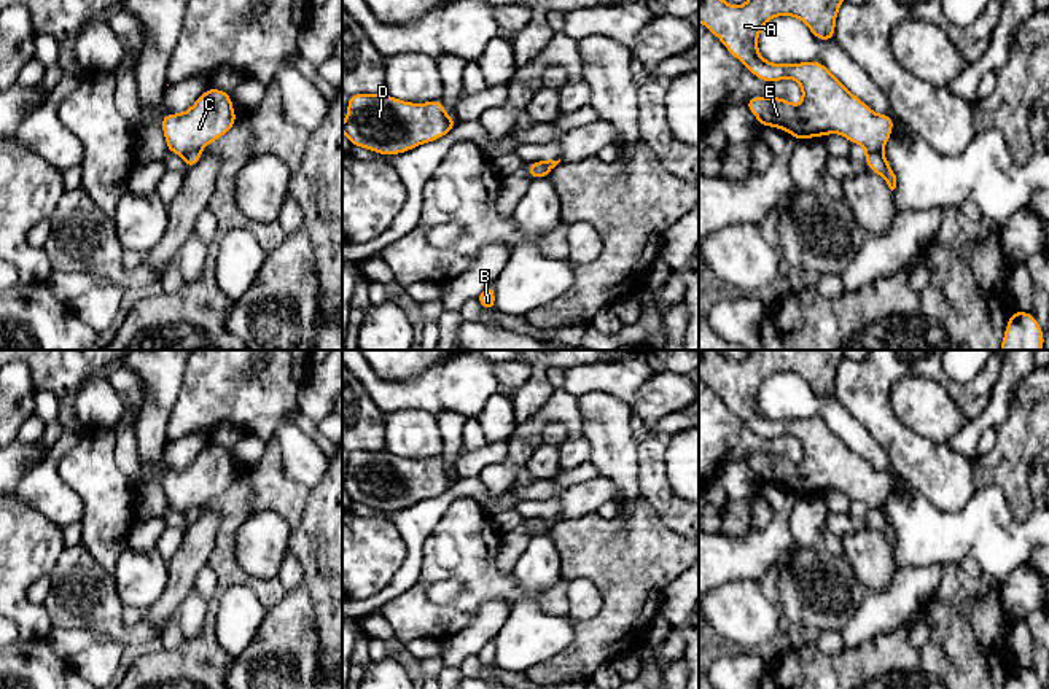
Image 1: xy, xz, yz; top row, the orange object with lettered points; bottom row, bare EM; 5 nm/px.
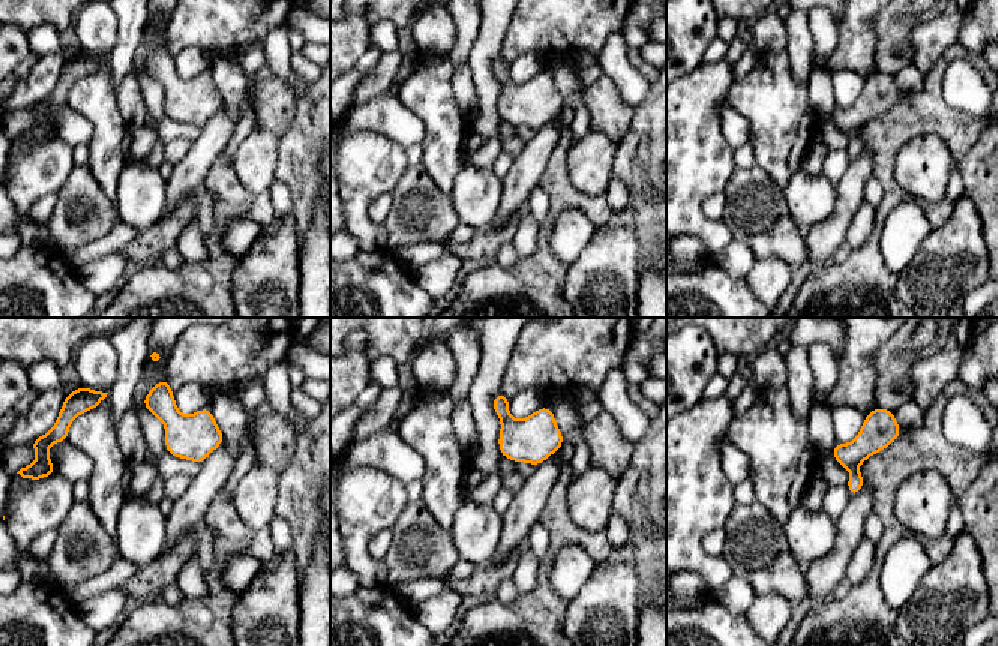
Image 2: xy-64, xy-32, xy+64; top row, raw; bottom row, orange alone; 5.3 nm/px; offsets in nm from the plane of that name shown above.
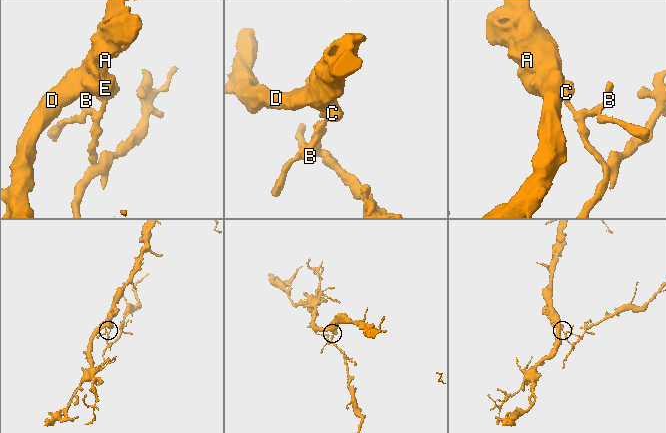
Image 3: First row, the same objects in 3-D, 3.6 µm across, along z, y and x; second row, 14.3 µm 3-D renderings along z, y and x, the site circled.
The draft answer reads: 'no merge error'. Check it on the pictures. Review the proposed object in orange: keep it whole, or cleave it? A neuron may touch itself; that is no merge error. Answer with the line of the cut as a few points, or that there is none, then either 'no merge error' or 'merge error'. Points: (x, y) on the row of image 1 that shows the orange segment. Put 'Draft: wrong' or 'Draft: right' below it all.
cut in xy along (199, 150), (190, 150), (183, 156); merge error
Draft: wrong

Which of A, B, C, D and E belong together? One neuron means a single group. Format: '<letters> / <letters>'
A C D E / B

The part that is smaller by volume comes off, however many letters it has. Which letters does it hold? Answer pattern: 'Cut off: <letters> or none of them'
Cut off: B

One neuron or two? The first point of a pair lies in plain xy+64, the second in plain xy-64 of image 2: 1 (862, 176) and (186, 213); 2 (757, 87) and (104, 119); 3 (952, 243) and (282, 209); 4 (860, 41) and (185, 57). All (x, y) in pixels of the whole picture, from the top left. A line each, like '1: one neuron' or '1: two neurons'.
1: two neurons
2: one neuron
3: two neurons
4: two neurons

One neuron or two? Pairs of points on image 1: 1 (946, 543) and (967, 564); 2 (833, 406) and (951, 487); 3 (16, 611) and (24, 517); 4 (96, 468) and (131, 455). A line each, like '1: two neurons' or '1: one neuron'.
1: two neurons
2: two neurons
3: one neuron
4: two neurons

